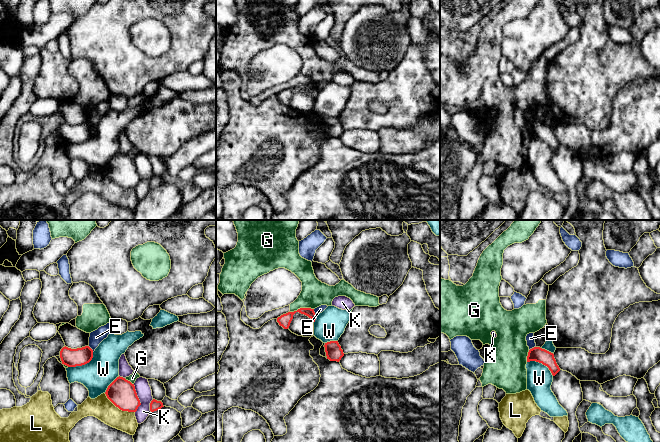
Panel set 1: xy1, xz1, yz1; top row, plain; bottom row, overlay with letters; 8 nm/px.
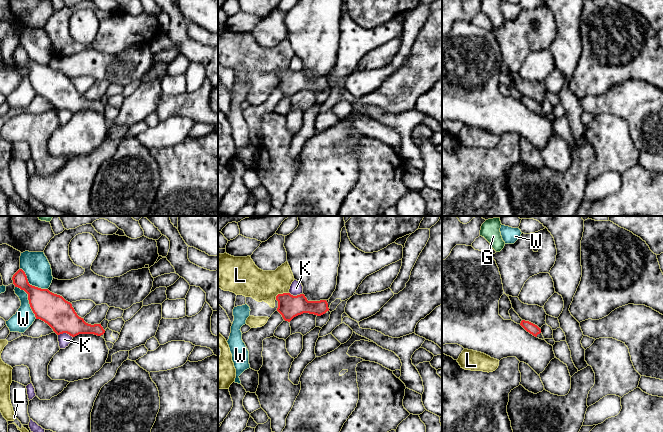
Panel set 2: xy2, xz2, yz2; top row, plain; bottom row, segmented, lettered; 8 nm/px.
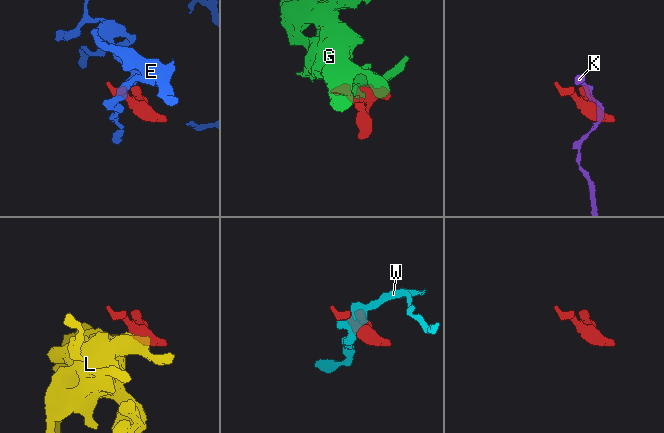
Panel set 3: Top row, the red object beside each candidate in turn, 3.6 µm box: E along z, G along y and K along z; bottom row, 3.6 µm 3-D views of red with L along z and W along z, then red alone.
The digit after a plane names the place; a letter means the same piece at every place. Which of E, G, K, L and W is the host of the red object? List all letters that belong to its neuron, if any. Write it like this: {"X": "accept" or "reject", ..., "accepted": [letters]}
{"E": "reject", "G": "reject", "K": "reject", "L": "reject", "W": "reject", "accepted": []}

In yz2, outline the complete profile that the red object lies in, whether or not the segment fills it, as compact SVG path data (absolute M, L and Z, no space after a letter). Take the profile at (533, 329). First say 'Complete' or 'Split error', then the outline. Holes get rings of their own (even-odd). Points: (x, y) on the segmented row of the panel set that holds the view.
Split error. M522 320L521 323L520 323L520 325L527 332L529 332L530 334L532 334L533 336L535 336L535 337L537 337L539 339L545 340L548 344L550 344L552 346L555 344L554 339L545 339L543 337L543 335L541 333L541 329L537 325L535 325L535 324L529 322L529 321L525 321L525 320Z

